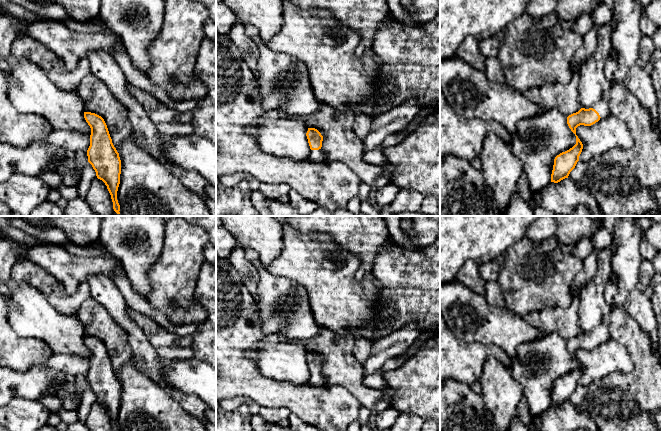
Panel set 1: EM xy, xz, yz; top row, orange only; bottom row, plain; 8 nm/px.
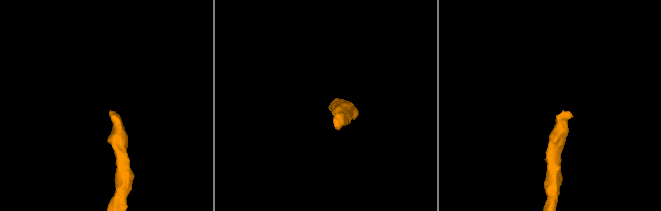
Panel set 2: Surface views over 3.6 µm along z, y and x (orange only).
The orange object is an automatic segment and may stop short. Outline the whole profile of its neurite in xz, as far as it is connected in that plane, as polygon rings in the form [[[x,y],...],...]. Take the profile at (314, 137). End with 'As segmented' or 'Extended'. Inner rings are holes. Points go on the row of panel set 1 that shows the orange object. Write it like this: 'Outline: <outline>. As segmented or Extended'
Outline: [[[308,128],[306,136],[311,149],[311,161],[316,163],[325,161],[325,154],[321,151],[323,141],[321,133],[315,128]]]. Extended

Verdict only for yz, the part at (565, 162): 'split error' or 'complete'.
split error

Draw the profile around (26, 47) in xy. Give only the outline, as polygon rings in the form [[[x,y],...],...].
[[[24,36],[16,39],[12,43],[10,54],[16,57],[23,57],[34,63],[49,76],[54,84],[56,84],[61,90],[67,92],[76,91],[81,81],[90,74],[90,63],[88,59],[83,59],[78,63],[74,70],[69,71],[66,69],[64,62],[59,57],[32,37]]]

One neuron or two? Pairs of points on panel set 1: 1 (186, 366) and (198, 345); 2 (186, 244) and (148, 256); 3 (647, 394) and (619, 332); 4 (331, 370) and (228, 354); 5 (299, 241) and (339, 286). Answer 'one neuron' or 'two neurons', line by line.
1: two neurons
2: two neurons
3: one neuron
4: two neurons
5: one neuron

